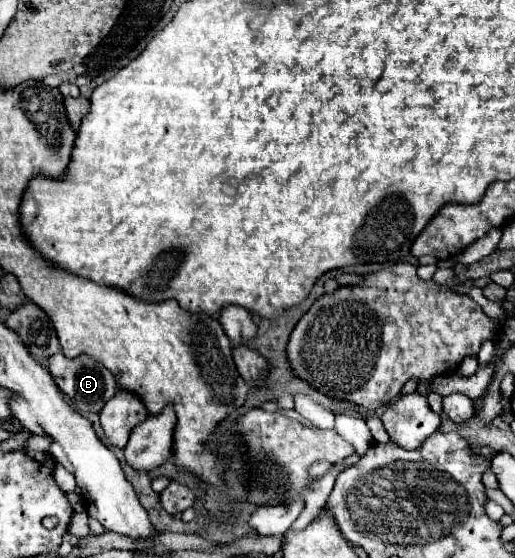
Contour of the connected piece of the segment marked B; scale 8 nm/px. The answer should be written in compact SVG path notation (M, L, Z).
M58 352L50 356L50 374L54 376L58 388L84 412L100 412L106 400L110 400L110 396L114 396L114 392L118 390L116 376L88 354L82 354L78 358L66 358L62 352Z

